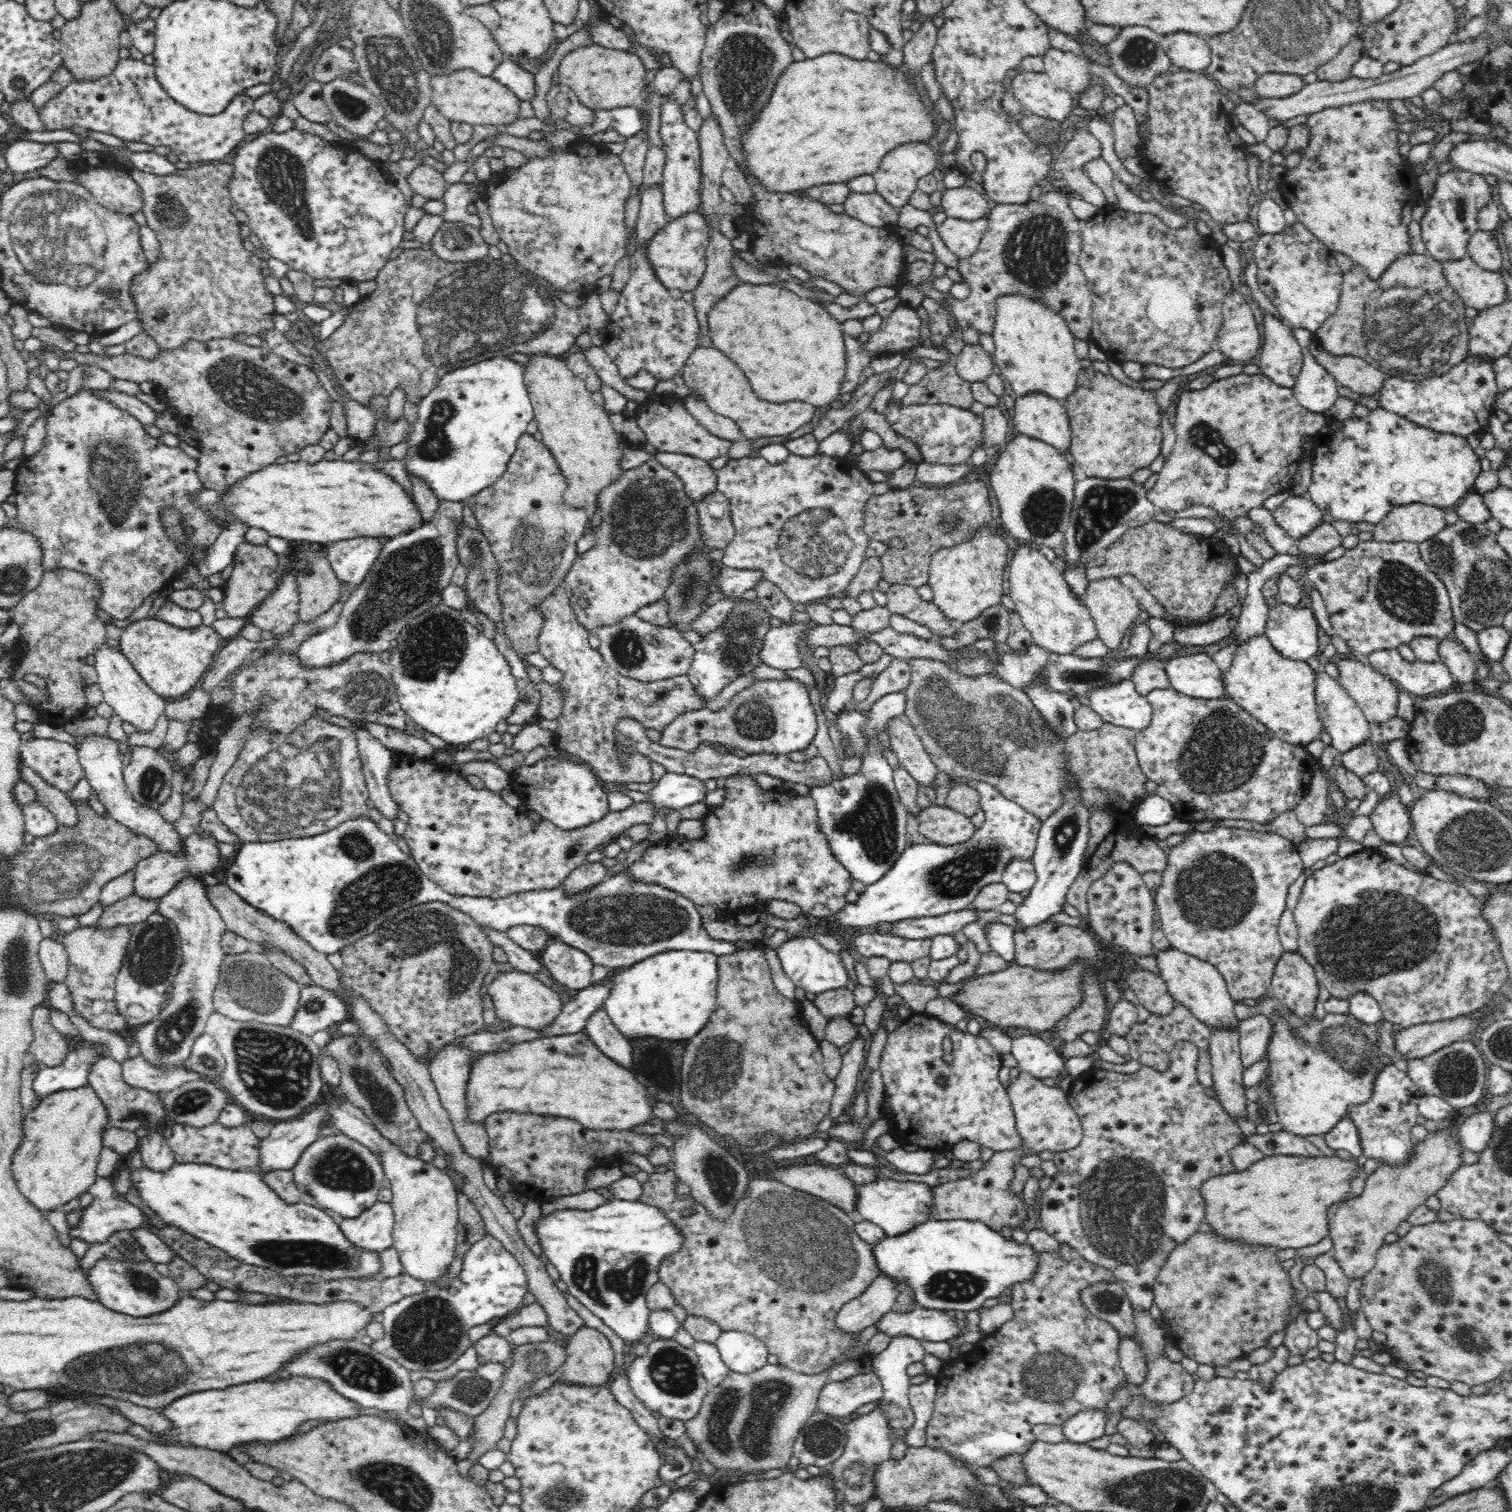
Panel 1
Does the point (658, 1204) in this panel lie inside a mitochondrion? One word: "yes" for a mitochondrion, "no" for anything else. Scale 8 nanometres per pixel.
no

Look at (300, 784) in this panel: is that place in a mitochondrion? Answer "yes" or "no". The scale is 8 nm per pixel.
yes

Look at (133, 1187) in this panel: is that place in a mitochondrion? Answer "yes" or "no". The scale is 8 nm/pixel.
no

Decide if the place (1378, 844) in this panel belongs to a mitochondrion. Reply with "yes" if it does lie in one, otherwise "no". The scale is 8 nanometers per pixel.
no

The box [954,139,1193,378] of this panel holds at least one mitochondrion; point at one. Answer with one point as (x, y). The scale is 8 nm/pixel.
(1036, 252)

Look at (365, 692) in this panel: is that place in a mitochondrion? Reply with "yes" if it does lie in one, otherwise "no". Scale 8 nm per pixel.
yes

